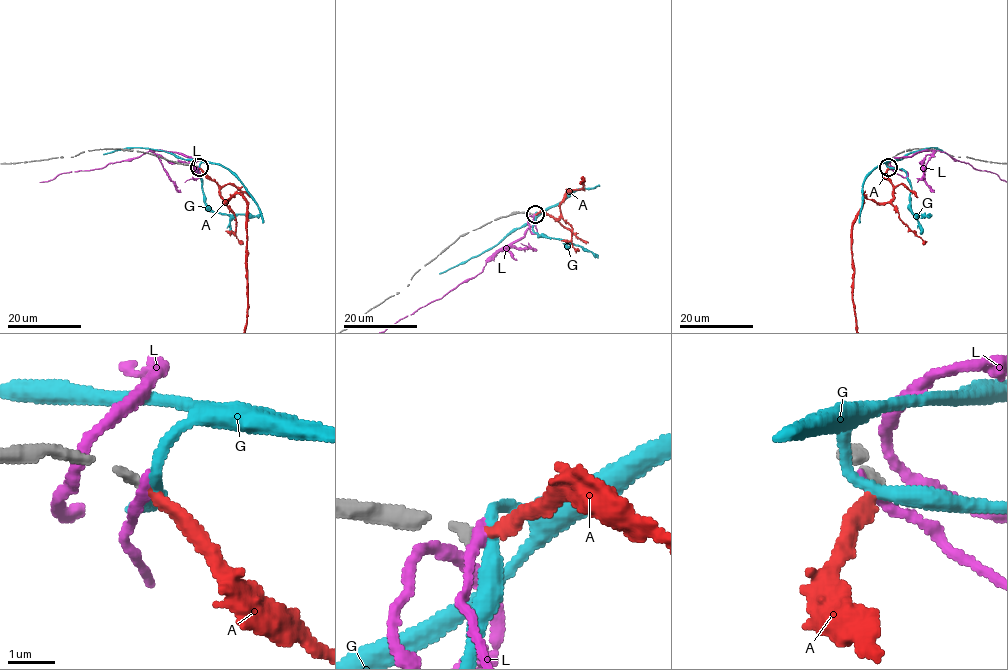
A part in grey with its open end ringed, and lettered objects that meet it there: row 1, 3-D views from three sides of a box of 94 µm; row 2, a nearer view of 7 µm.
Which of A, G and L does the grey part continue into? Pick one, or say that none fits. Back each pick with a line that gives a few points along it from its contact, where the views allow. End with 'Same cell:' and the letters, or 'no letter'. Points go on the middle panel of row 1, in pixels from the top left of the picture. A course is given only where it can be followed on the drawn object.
A: via (534, 214), (557, 218), (560, 202), (582, 188), (583, 178), (575, 198), (557, 196), (545, 183), (550, 176)
Same cell: A

